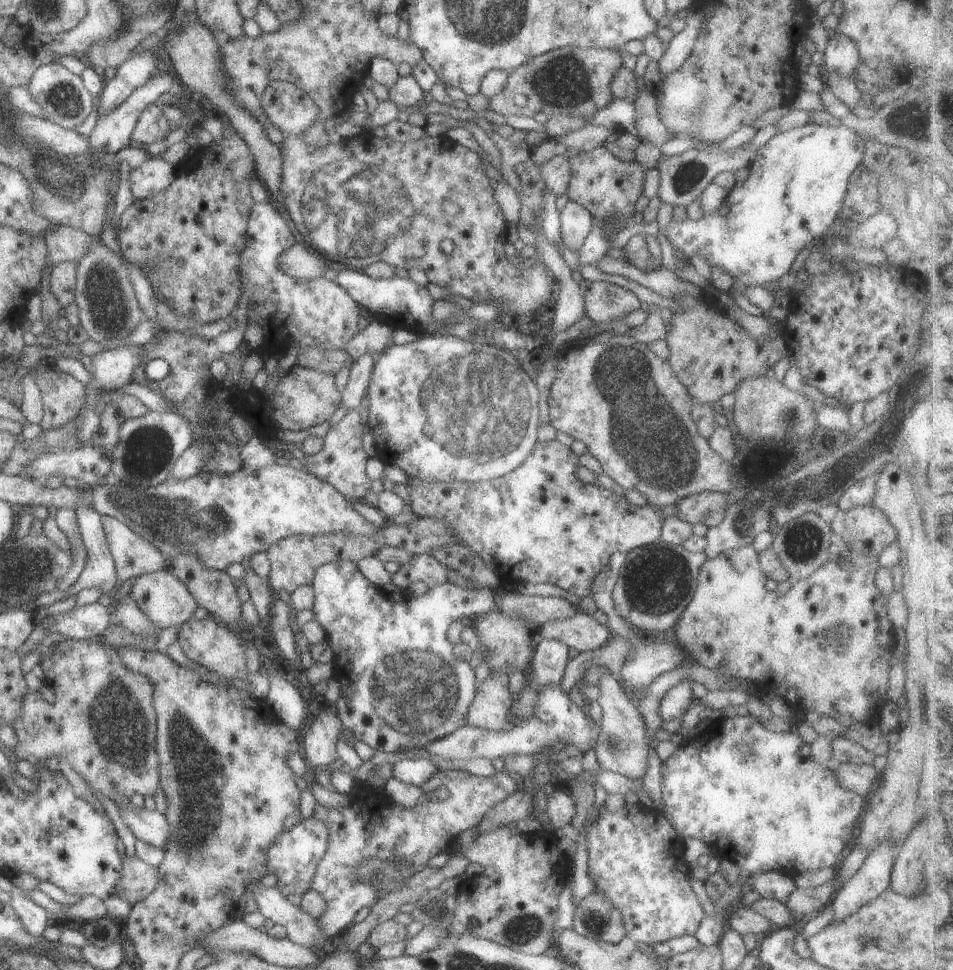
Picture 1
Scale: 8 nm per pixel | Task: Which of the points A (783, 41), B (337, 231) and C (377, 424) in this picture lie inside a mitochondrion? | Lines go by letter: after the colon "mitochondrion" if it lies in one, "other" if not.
A: other
B: mitochondrion
C: other

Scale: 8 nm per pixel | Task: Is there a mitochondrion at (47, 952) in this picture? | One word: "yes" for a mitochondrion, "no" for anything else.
no

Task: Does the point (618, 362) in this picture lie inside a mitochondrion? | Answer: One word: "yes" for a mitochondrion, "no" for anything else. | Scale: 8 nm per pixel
yes

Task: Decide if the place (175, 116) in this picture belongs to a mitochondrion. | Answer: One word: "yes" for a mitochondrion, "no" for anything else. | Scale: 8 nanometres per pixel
no

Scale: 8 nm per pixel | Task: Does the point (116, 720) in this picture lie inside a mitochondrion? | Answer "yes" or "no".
yes

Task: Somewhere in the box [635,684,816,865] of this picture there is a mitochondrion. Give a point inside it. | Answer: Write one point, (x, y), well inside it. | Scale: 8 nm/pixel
(790, 775)

